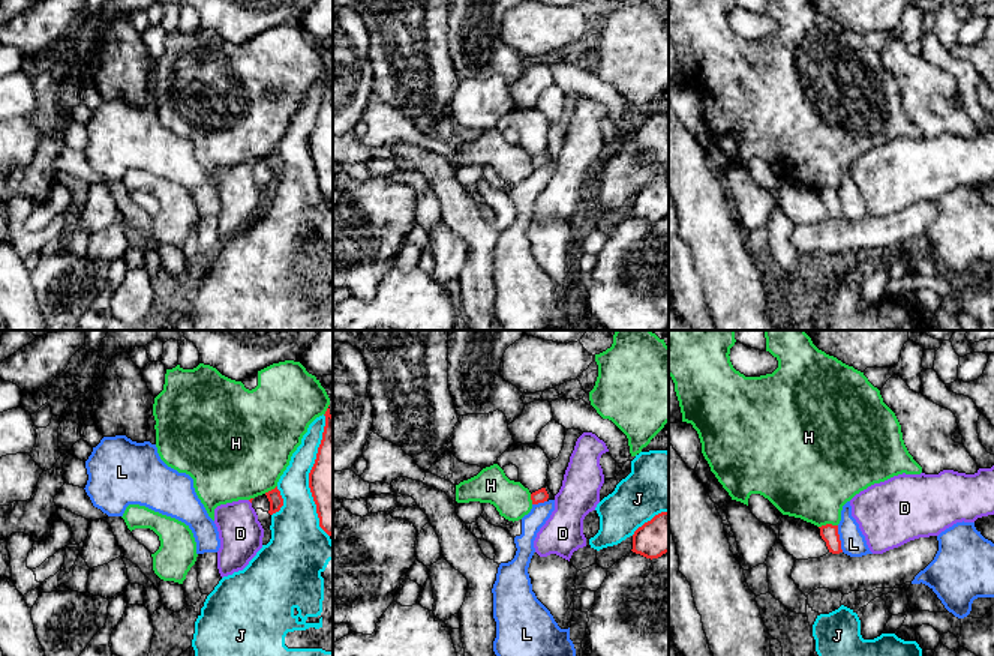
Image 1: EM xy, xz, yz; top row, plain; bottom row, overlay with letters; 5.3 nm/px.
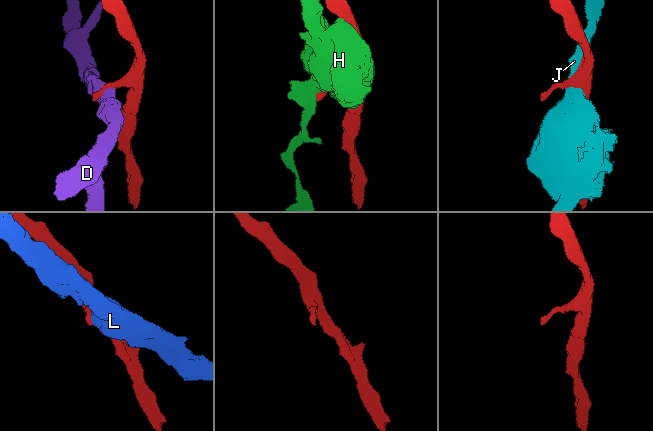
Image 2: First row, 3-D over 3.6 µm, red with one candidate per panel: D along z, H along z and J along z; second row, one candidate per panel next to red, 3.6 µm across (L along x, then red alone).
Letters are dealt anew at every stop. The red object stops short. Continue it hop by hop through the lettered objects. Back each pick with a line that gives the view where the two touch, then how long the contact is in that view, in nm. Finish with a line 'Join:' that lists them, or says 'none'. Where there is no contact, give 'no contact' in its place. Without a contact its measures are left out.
Join: none

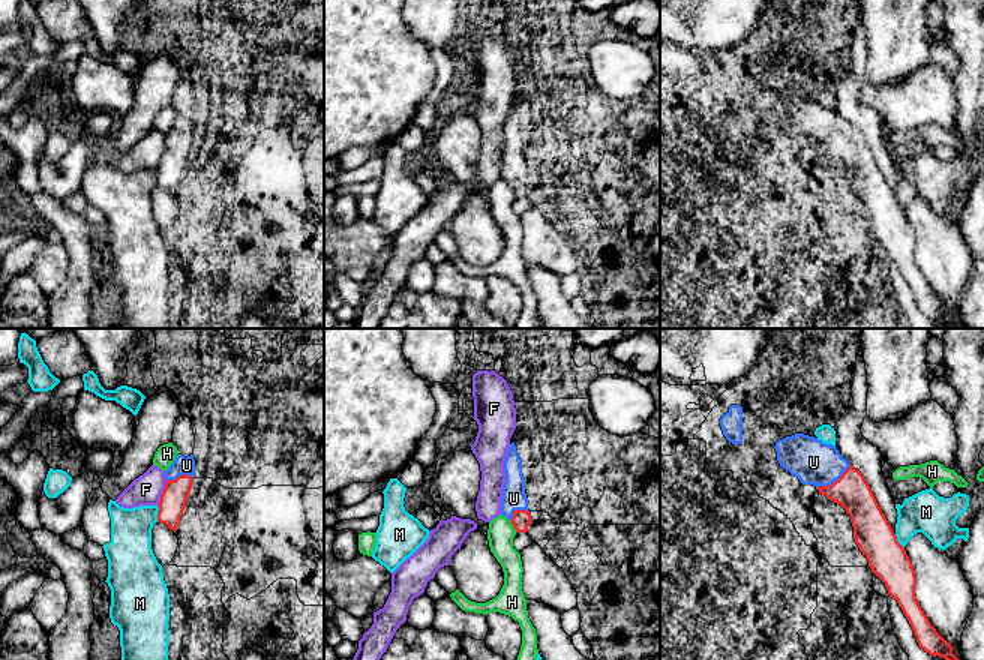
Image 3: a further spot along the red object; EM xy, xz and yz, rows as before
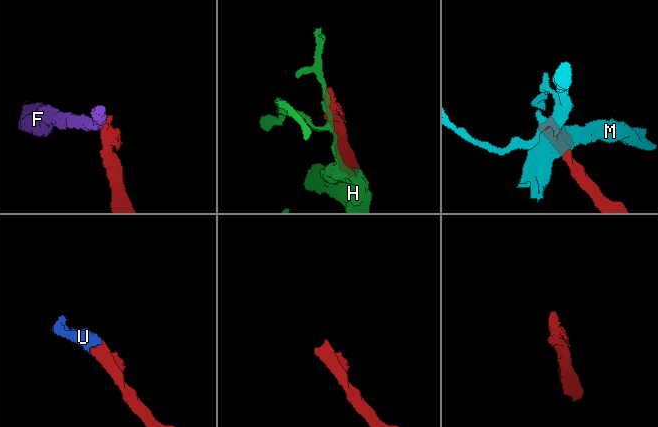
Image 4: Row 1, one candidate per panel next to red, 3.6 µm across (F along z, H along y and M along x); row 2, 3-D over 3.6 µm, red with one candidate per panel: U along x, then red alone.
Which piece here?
U: yz | 220 nm
Join: U

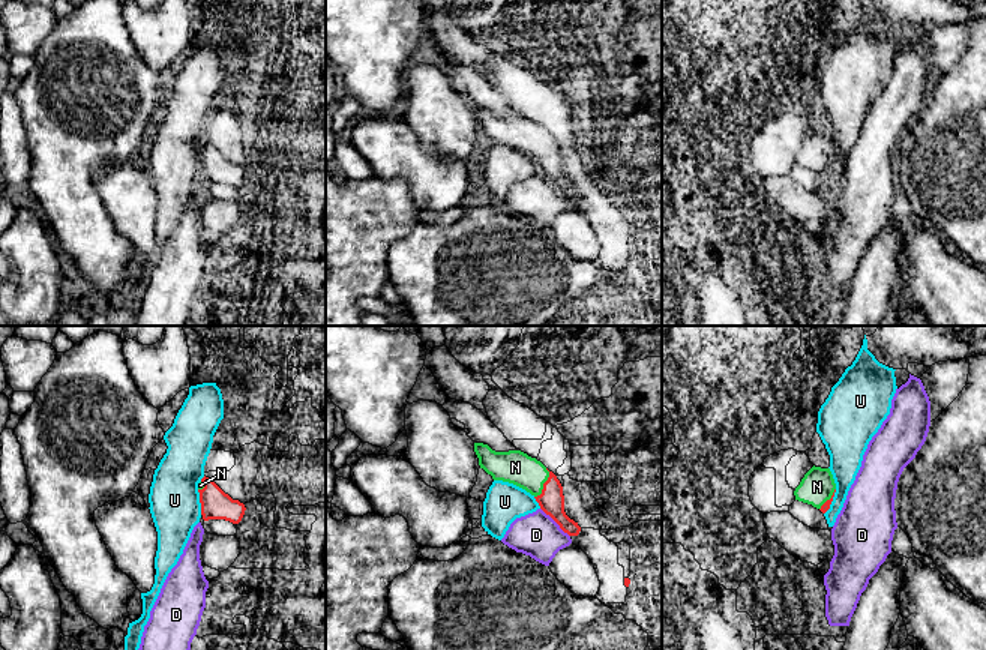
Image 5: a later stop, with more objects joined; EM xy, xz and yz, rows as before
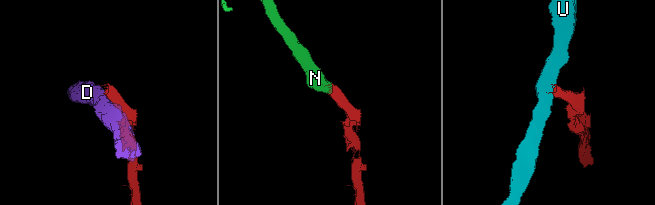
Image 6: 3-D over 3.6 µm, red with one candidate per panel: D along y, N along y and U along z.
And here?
N: xz | 170 nm
Join: N

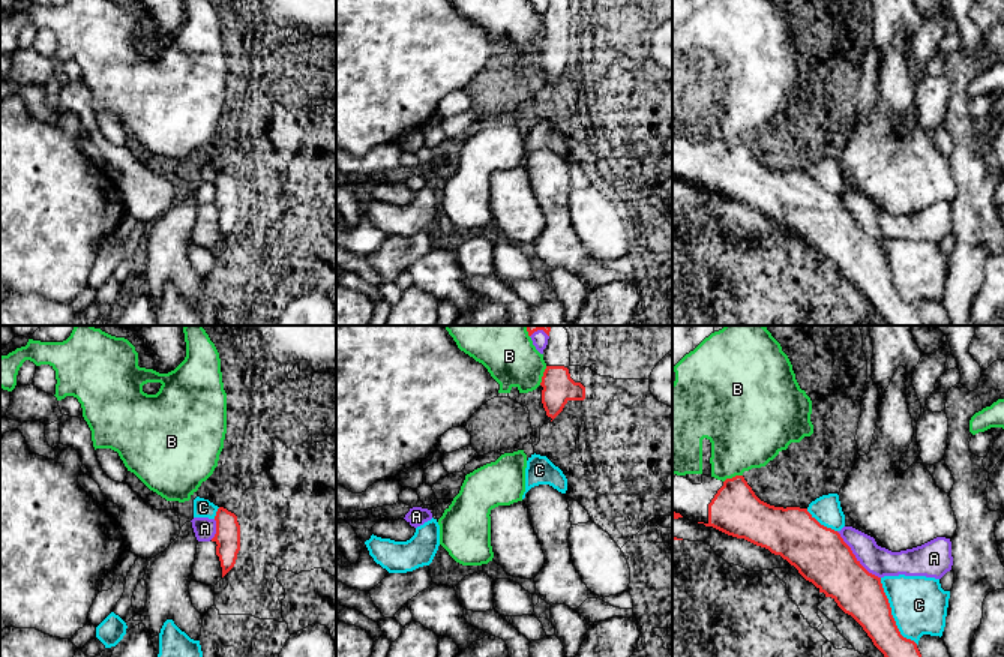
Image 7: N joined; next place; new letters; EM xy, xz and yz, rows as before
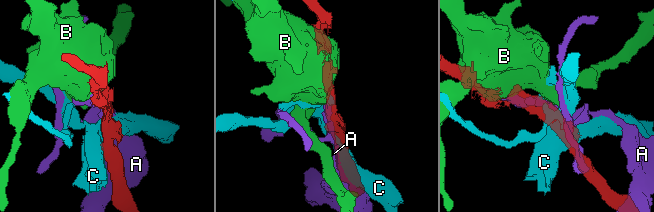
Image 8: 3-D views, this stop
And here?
Join: none

